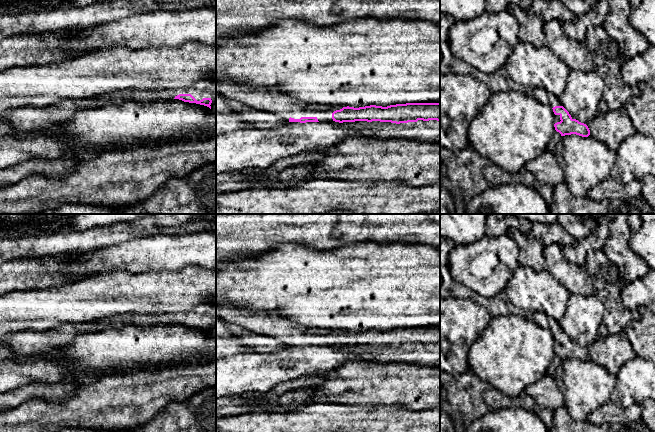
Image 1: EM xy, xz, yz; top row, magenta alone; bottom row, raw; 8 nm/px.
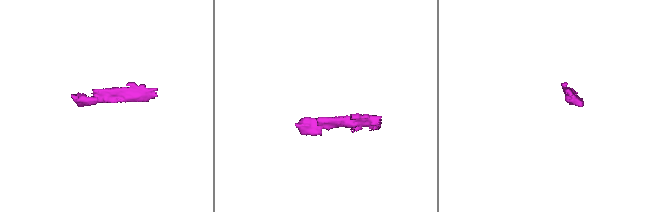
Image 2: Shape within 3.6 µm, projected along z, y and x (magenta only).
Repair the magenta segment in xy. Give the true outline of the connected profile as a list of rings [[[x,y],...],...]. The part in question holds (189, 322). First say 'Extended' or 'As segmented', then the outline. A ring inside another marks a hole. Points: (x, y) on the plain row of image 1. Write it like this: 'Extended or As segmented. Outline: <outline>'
As segmented. Outline: [[[179,318],[179,319],[175,320],[174,323],[179,323],[179,324],[182,324],[184,326],[204,329],[204,330],[207,330],[211,333],[211,330],[210,330],[212,327],[211,322],[203,322],[202,324],[197,325],[191,318]]]

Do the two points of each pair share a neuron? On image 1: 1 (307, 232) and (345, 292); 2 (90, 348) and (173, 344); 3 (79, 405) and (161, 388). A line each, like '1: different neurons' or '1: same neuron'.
1: different neurons
2: same neuron
3: same neuron

